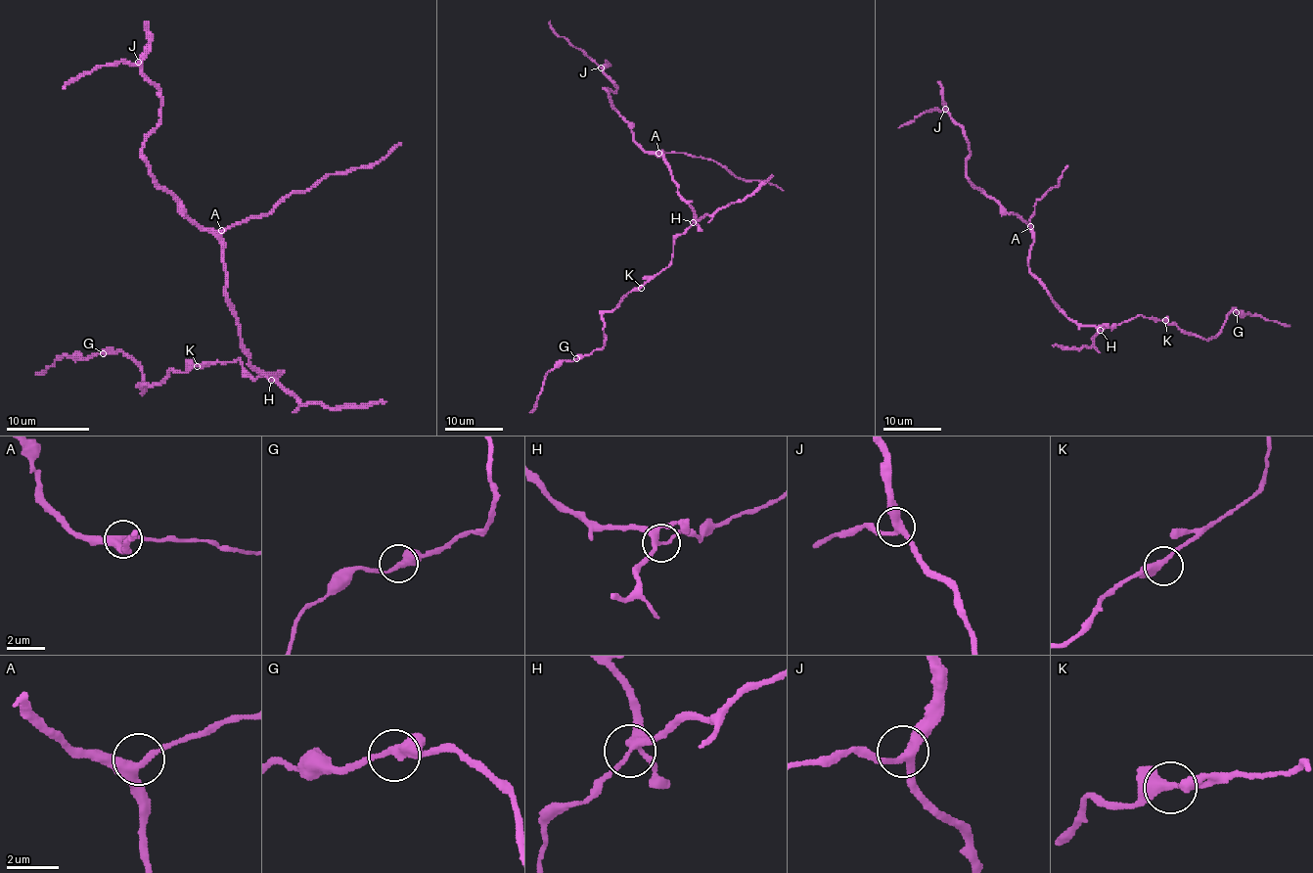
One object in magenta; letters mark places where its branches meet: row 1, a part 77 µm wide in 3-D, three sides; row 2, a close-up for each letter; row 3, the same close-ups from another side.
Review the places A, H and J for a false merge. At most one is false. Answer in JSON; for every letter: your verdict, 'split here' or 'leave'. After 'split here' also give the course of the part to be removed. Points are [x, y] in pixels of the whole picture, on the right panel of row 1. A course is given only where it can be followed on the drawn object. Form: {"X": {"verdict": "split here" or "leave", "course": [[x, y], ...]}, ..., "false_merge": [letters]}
{"A": {"verdict": "leave"}, "H": {"verdict": "leave"}, "J": {"verdict": "leave"}, "false_merge": []}

